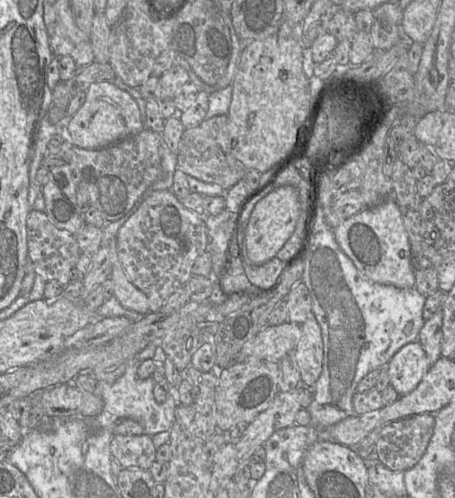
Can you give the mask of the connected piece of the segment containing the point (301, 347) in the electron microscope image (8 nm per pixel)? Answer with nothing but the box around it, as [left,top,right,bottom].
[293,314,324,387]

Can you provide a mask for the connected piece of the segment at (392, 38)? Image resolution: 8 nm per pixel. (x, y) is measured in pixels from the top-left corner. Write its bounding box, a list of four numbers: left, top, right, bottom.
[369,3,403,49]

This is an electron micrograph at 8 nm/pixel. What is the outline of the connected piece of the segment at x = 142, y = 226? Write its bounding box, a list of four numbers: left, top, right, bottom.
[116,190,208,312]

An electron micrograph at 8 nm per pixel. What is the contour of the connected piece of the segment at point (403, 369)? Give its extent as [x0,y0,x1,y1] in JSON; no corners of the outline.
[387,342,430,396]

